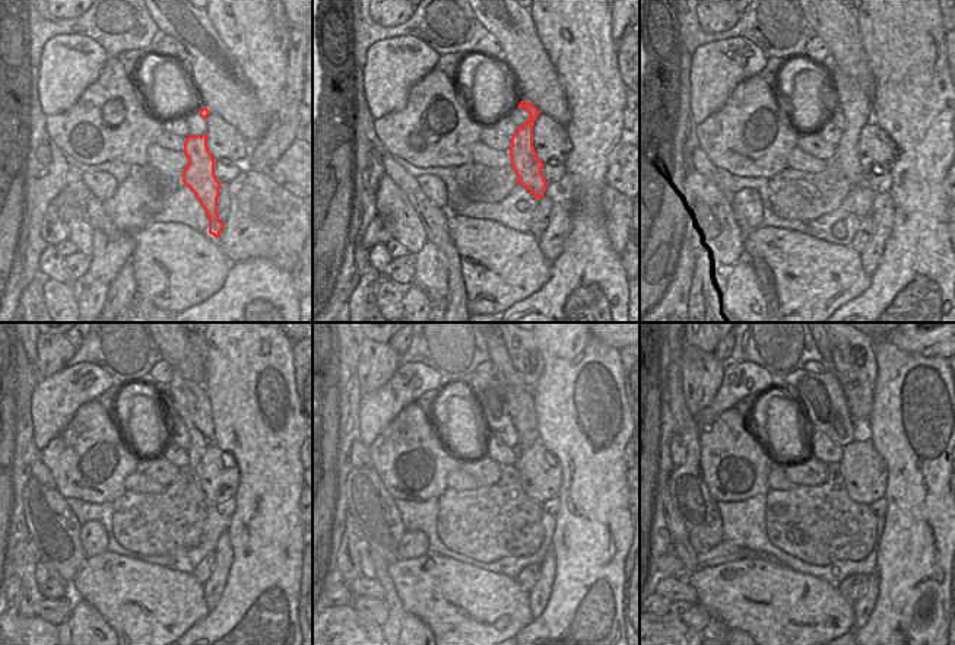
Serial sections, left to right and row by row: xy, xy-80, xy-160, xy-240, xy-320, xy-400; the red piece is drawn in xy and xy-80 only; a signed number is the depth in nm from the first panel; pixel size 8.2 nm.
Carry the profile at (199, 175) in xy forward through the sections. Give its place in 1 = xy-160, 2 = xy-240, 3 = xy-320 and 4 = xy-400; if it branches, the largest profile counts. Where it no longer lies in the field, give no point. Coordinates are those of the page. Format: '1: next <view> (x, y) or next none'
1: next xy-160 (856, 107)
2: next xy-240 (190, 400)
3: next xy-320 (520, 400)
4: next xy-400 (827, 355)

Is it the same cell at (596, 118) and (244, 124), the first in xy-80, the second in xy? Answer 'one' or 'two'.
two

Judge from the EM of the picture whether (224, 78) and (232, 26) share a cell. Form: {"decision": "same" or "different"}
{"decision": "different"}

